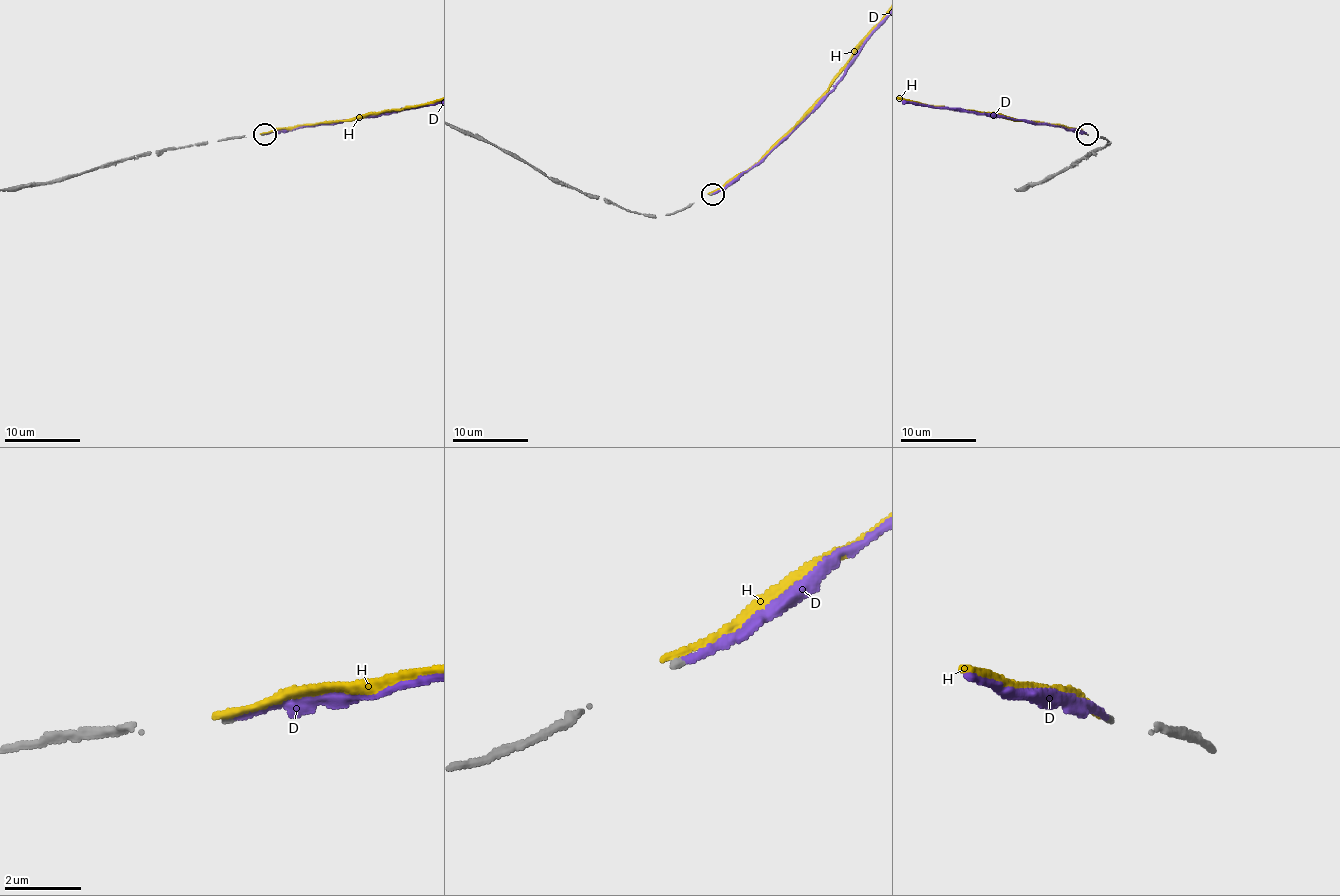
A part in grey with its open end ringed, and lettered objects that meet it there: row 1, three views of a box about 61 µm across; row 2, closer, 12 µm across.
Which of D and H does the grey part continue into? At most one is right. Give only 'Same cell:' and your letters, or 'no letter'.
Same cell: D

